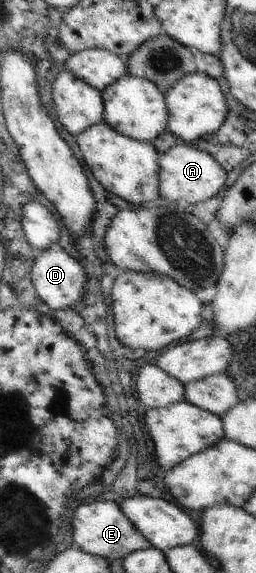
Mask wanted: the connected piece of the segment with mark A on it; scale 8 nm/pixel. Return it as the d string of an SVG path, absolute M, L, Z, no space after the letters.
M183 144L175 145L160 154L158 197L165 197L175 203L179 199L185 199L188 203L195 205L223 192L228 173L209 153Z

